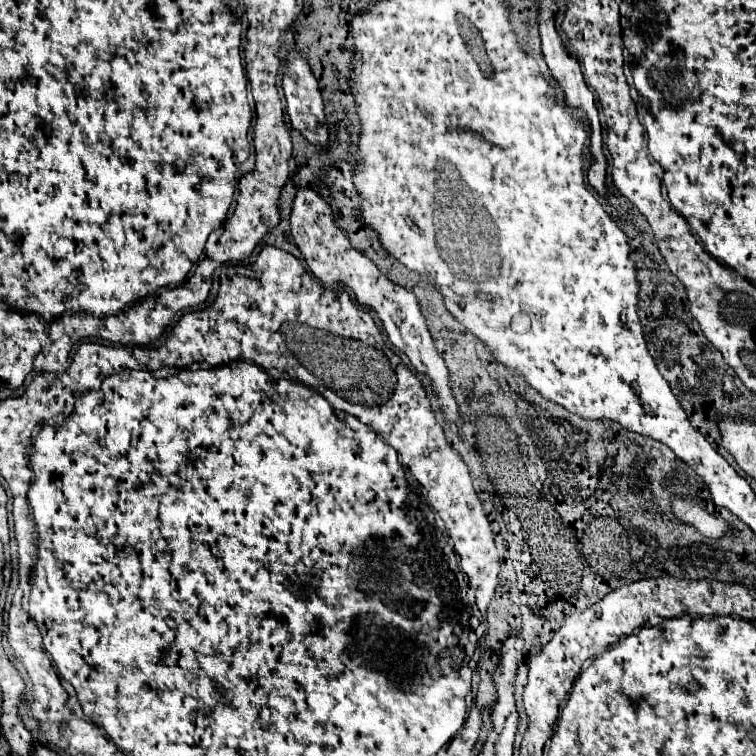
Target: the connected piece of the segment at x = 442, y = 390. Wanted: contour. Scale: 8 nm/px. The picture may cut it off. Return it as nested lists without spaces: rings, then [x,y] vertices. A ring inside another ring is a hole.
[[[298,190],[296,198],[294,198],[292,214],[290,214],[290,230],[292,230],[294,244],[300,248],[310,272],[324,286],[334,286],[334,284],[348,286],[356,294],[356,300],[360,304],[370,306],[378,314],[378,318],[388,334],[388,340],[410,358],[412,366],[418,372],[428,374],[432,378],[434,390],[436,390],[438,398],[444,402],[446,420],[452,424],[460,424],[462,420],[460,420],[458,406],[456,406],[456,400],[450,390],[448,368],[446,368],[442,356],[434,348],[434,340],[426,328],[426,320],[418,308],[416,296],[410,290],[390,282],[362,252],[352,248],[348,236],[334,224],[328,204],[314,190]]]

